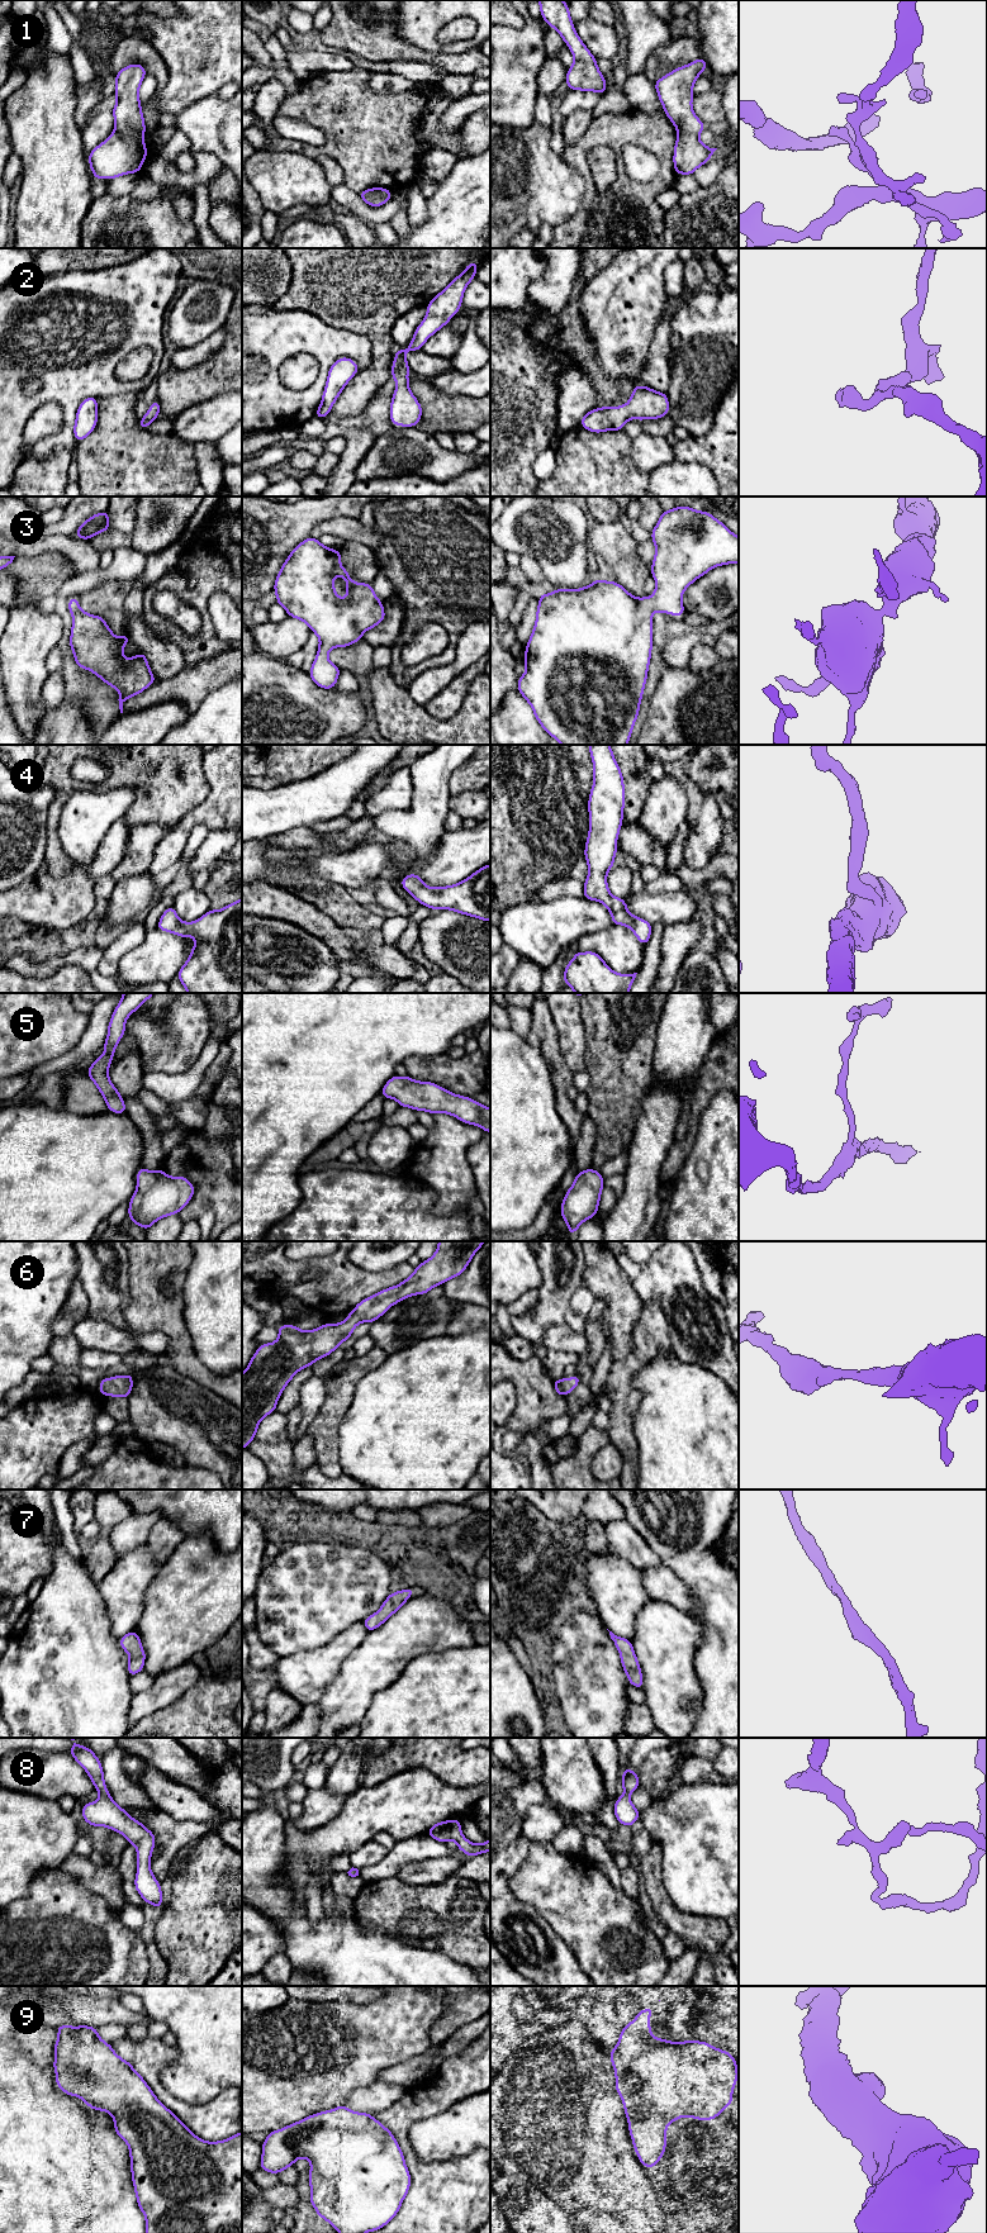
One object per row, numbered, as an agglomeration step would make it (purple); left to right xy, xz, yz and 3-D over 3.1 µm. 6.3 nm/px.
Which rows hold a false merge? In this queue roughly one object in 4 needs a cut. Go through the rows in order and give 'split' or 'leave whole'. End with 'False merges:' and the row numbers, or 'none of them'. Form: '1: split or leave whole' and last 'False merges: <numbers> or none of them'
1: leave whole
2: leave whole
3: leave whole
4: leave whole
5: leave whole
6: leave whole
7: leave whole
8: leave whole
9: leave whole
False merges: none of them

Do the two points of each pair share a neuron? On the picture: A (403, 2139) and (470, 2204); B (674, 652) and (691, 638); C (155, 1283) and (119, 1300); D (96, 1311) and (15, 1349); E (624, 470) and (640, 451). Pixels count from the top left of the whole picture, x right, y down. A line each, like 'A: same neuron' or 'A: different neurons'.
A: same neuron
B: same neuron
C: different neurons
D: different neurons
E: different neurons

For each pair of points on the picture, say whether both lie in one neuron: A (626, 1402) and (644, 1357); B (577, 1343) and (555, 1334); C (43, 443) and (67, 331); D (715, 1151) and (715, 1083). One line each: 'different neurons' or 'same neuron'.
A: same neuron
B: same neuron
C: same neuron
D: different neurons

